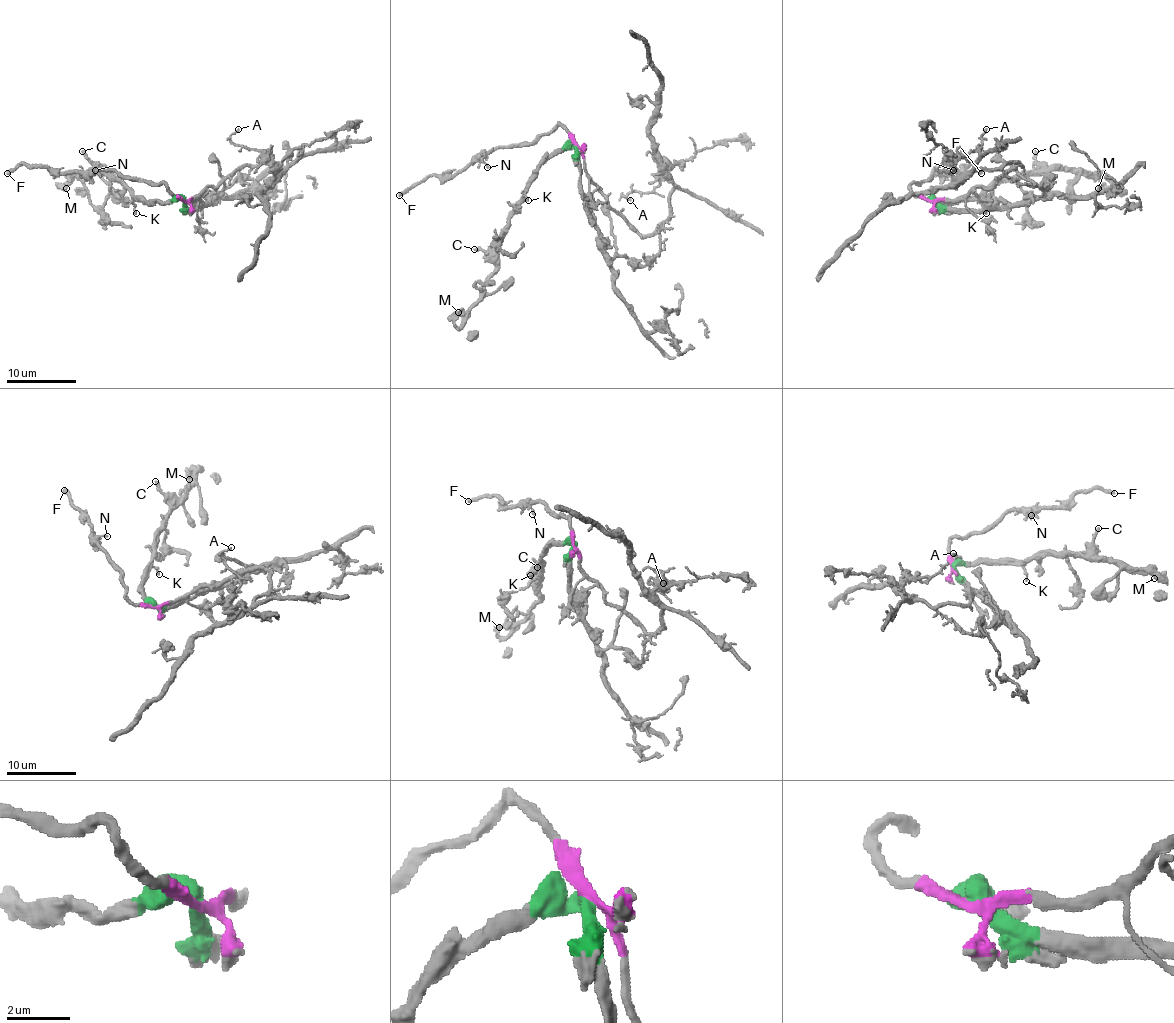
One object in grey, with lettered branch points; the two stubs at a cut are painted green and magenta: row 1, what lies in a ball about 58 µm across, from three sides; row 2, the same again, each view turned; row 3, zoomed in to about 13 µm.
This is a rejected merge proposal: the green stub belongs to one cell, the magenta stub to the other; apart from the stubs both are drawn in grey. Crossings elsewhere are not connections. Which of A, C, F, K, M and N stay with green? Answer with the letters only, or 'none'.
C, K, M

